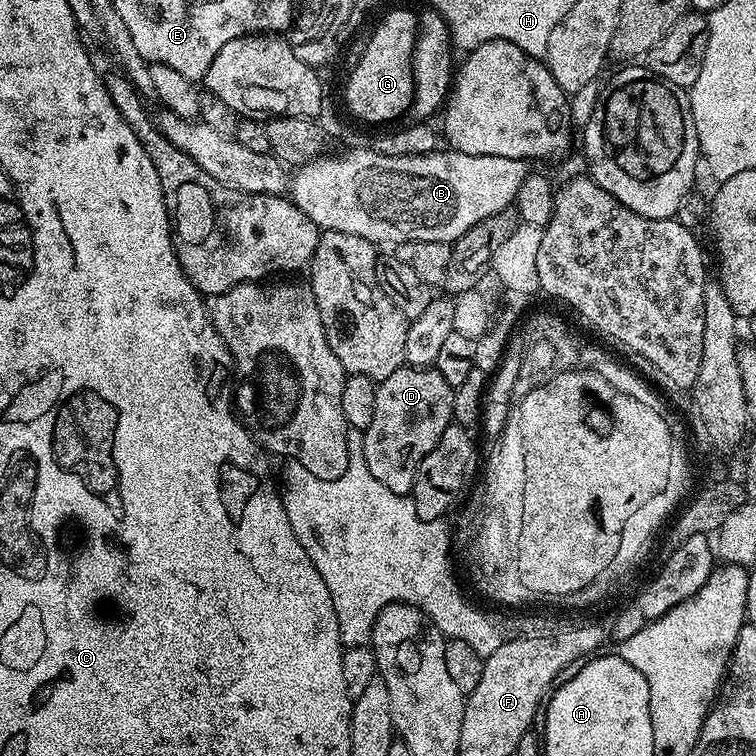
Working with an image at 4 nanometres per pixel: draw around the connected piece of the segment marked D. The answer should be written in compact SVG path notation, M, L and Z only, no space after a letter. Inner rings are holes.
M405 366L390 374L390 378L379 381L374 398L374 418L370 426L363 429L364 457L366 466L370 466L370 474L374 474L374 478L378 478L378 482L382 482L386 490L394 490L394 494L399 496L408 496L422 458L426 458L426 454L434 450L438 438L442 438L442 430L446 430L446 426L453 423L453 410L454 390L446 382L446 378L436 372L435 367Z

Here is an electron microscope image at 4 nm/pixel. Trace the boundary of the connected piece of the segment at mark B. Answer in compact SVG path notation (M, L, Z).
M375 147L352 148L341 156L323 154L297 167L290 176L290 199L322 230L358 234L371 244L395 246L407 240L452 244L466 230L509 207L518 194L518 186L530 174L526 160L501 156L471 156L451 150L427 152L421 156L387 156Z

